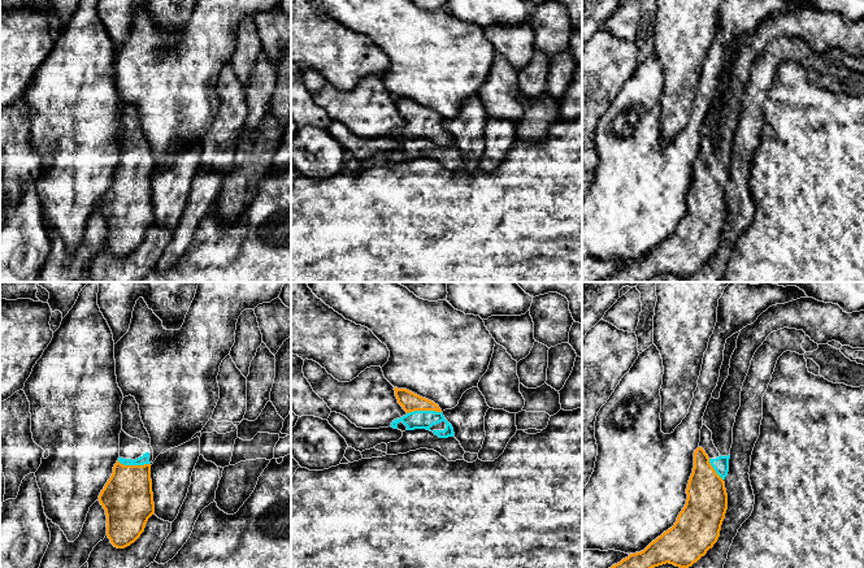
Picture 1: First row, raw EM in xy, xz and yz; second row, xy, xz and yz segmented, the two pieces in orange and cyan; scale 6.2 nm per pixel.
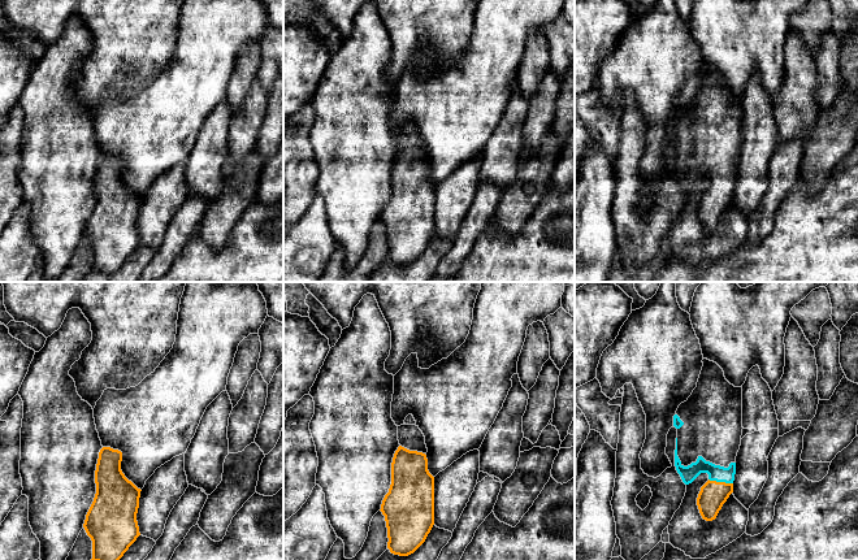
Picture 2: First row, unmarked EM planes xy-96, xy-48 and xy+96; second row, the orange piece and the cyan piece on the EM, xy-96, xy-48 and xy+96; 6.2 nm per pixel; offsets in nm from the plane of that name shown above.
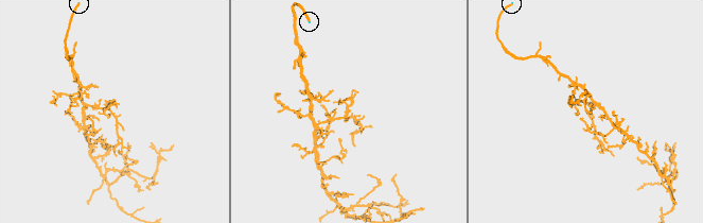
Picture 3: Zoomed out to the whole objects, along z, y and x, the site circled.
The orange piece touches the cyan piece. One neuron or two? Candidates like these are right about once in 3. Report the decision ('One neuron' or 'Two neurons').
One neuron

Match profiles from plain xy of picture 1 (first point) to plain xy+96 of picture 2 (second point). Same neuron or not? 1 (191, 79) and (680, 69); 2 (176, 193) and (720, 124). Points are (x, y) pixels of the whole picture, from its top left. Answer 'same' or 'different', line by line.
1: different
2: different

